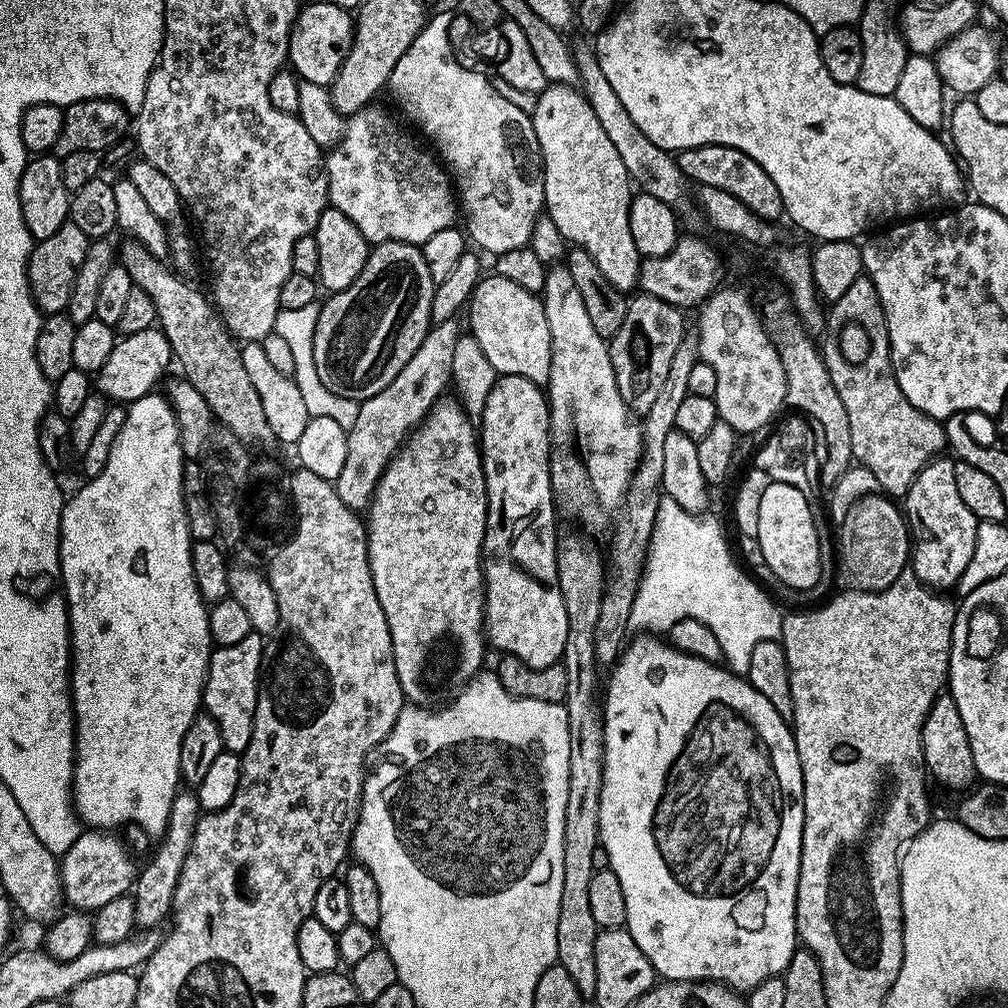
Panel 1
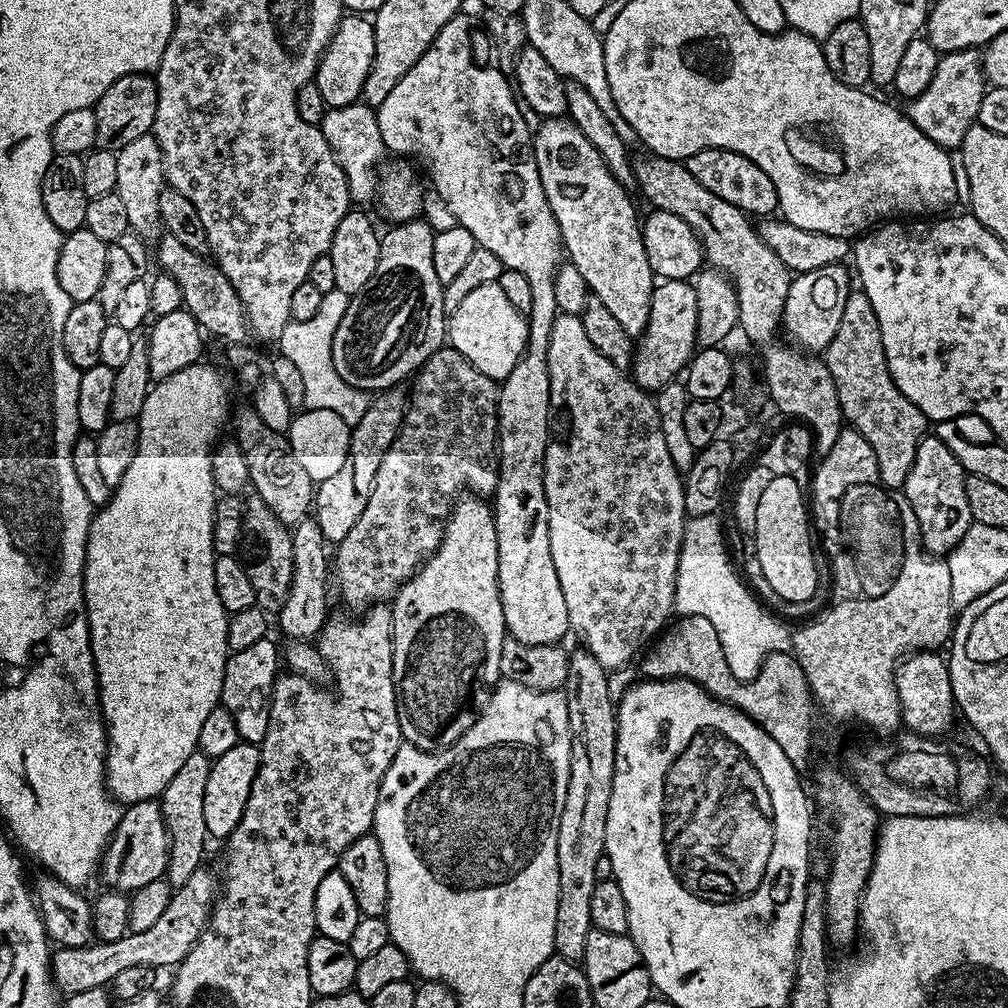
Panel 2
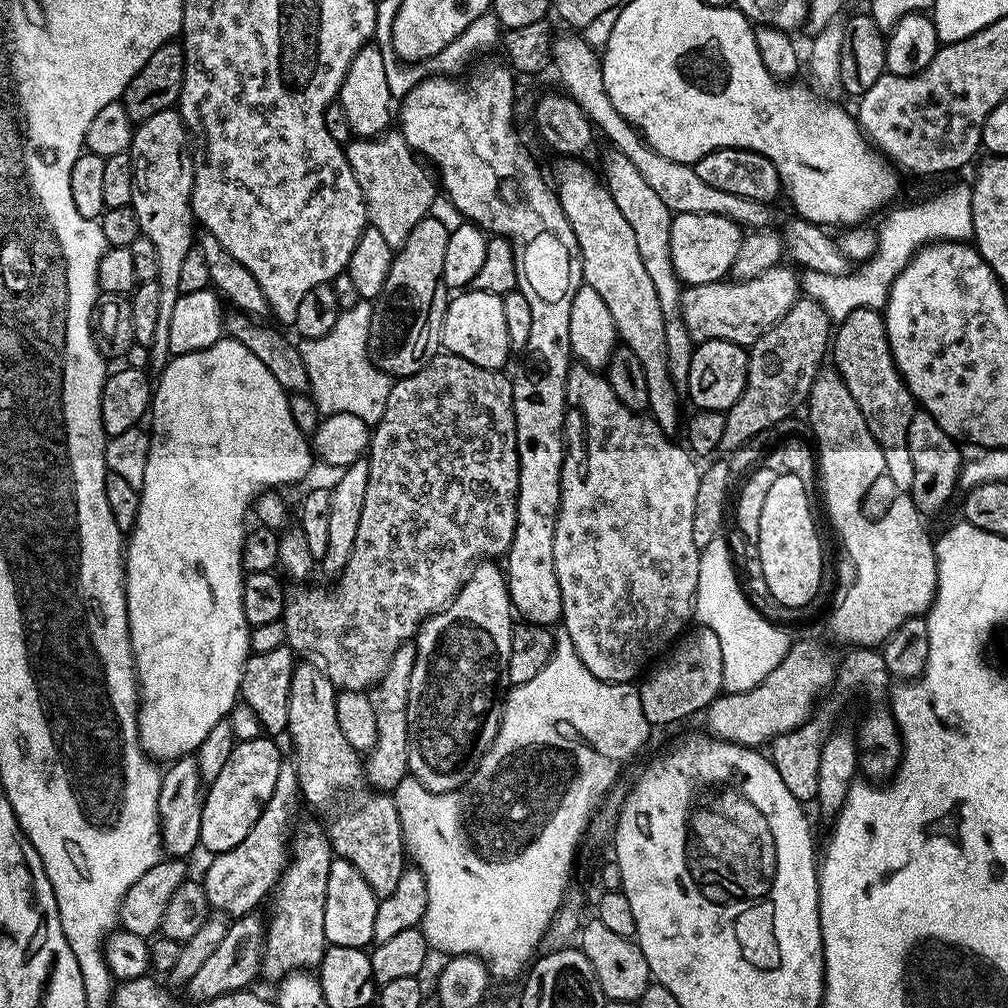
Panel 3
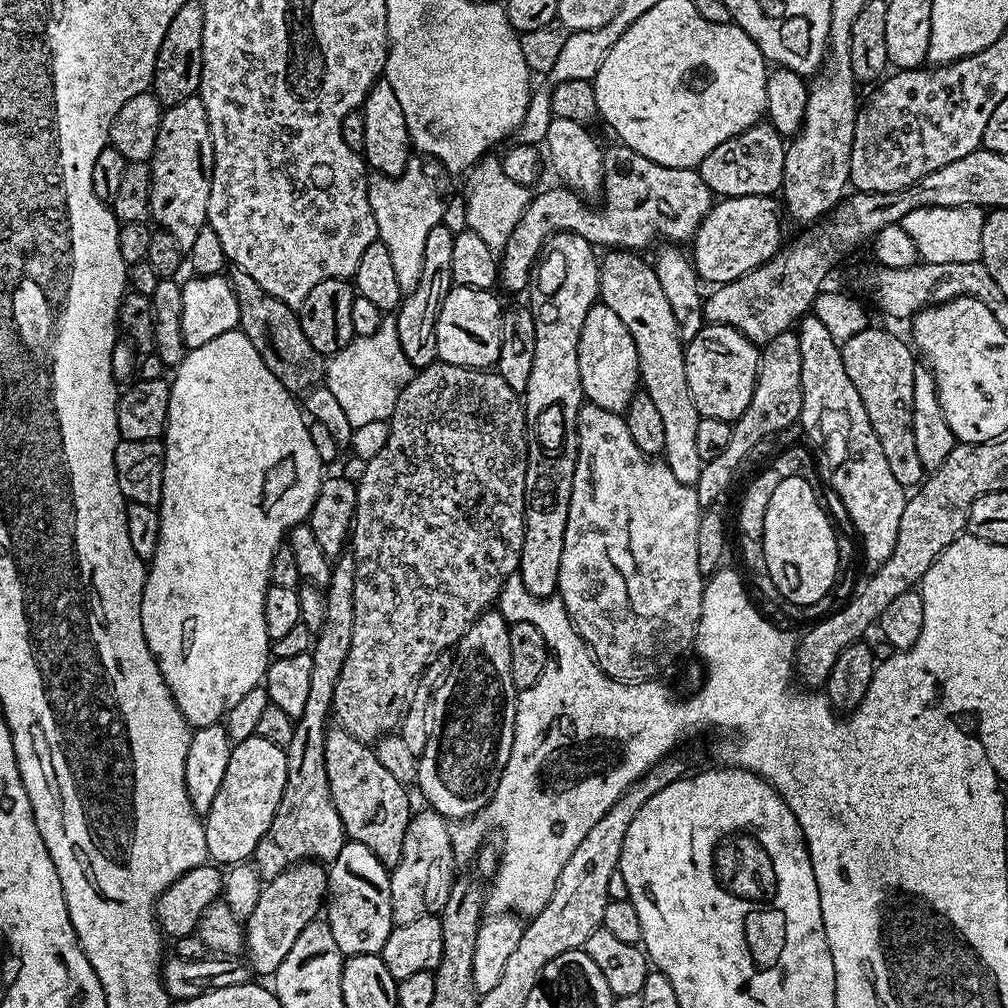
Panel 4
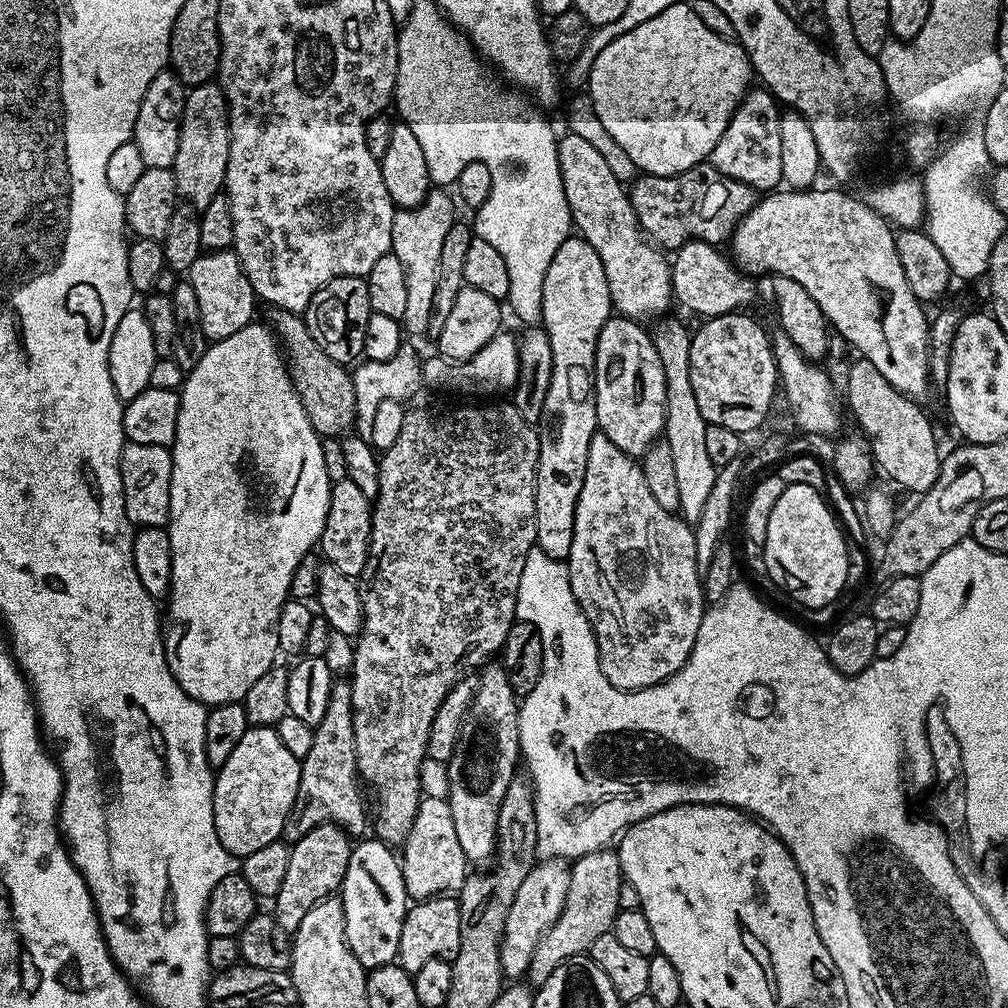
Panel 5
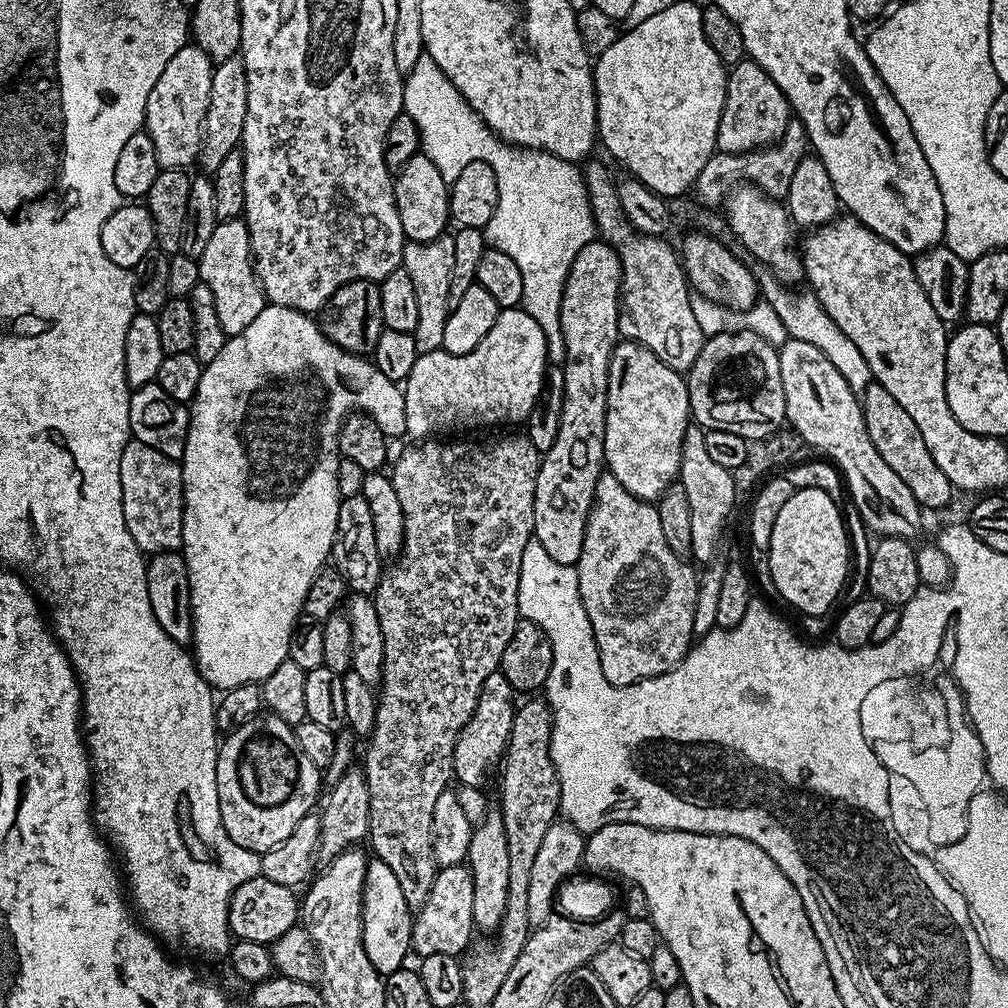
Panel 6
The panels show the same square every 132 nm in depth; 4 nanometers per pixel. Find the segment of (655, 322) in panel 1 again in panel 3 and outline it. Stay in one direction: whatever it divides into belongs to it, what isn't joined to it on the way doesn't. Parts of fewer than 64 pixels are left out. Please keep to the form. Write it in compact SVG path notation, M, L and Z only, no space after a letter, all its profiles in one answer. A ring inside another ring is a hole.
M784 267L771 268L766 270L766 274L758 274L758 278L749 280L735 282L715 280L709 284L687 285L680 294L680 313L686 322L686 330L694 334L704 332L702 334L704 340L734 340L741 346L751 346L754 342L758 342L758 338L762 338L762 334L766 334L766 330L770 330L770 326L778 323L794 307L797 300L801 299L801 277L797 269Z

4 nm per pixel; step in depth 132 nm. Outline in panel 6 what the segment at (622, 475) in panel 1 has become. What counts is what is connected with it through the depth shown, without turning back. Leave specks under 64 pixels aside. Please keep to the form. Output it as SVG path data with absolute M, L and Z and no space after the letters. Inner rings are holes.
M610 471L601 472L598 478L594 502L588 512L586 534L582 540L582 554L574 567L578 574L580 597L594 630L606 682L624 688L639 680L649 680L669 672L688 655L694 643L692 627L697 573L692 573L693 565L685 557L674 554L674 550L666 546L655 503L639 500L630 494L630 490L626 490L626 486L622 486L622 482L618 482Z

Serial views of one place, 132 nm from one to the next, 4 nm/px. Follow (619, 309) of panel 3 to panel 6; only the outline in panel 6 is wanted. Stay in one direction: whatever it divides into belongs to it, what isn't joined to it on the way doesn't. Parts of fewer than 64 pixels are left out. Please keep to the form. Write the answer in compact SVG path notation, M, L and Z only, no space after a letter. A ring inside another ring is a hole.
M689 426L682 442L682 462L678 482L686 490L690 501L690 518L692 519L692 555L697 565L703 566L721 551L720 539L724 536L724 527L728 524L728 515L736 504L736 476L722 470L709 458L706 451L705 429Z

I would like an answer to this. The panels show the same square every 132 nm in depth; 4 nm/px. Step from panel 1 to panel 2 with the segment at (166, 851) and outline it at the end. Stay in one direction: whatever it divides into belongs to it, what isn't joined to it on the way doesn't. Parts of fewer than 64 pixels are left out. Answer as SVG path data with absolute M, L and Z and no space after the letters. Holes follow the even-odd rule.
M199 750L192 752L158 797L170 842L166 879L173 889L180 888L182 882L186 882L186 878L190 878L190 874L205 863L204 847L210 843L206 830L206 781L210 778L212 762L213 757L206 753Z

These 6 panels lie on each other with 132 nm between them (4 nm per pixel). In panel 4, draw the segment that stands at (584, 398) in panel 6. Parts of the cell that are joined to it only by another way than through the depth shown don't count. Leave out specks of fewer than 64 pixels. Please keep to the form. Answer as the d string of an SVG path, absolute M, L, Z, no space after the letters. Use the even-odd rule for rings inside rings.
M572 232L572 240L564 240L560 248L547 245L534 280L540 283L540 296L530 301L536 319L538 350L534 352L534 371L530 382L522 393L524 418L528 422L530 443L528 445L528 469L526 470L526 490L524 491L524 541L518 574L526 582L526 590L535 596L550 596L557 591L558 570L562 566L562 542L566 538L566 518L570 510L570 490L574 486L574 470L578 458L578 430L576 419L581 404L585 403L580 381L580 335L586 322L586 314L600 295L600 266L593 245Z

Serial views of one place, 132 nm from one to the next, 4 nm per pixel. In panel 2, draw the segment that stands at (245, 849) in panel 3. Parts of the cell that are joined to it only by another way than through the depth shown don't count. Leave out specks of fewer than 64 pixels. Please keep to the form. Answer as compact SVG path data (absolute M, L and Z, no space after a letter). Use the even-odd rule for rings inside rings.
M201 866L194 870L194 874L190 874L190 878L186 878L186 882L182 882L180 888L173 891L170 906L166 906L162 918L158 918L150 930L129 932L114 942L89 942L84 948L57 947L50 956L53 985L61 993L71 994L111 985L112 980L130 966L146 966L157 970L179 966L208 925L217 895L218 876L216 880L214 873L207 872L207 867Z

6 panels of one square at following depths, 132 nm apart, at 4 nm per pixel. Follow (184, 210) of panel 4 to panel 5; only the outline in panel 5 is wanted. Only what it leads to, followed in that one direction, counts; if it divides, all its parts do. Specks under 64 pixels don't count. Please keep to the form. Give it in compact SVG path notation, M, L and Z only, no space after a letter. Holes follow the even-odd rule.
M216 82L189 87L184 97L184 117L180 123L178 154L174 154L171 166L177 197L197 210L210 206L212 199L221 195L229 154L228 103L224 91Z

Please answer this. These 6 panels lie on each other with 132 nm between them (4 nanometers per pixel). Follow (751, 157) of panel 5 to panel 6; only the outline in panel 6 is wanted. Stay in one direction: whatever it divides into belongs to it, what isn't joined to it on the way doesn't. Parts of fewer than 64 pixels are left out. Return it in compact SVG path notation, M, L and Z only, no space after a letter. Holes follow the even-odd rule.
M750 58L739 60L728 68L726 82L726 102L722 106L722 118L718 122L716 151L726 154L754 152L758 148L767 148L784 137L784 131L790 119L788 99L782 94L778 82L762 70Z

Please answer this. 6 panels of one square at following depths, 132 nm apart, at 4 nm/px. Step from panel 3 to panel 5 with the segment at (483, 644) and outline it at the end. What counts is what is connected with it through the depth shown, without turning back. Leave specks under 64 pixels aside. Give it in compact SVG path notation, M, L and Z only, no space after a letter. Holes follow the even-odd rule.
M496 662L483 665L480 674L480 681L476 684L476 697L473 698L468 713L460 720L460 731L456 738L456 745L447 762L450 790L446 799L450 806L450 814L454 814L454 834L458 834L458 843L462 846L462 854L472 866L484 863L487 865L496 855L498 810L510 782L517 775L516 764L518 768L518 761L521 759L518 697L512 691L508 675L505 674L503 667Z

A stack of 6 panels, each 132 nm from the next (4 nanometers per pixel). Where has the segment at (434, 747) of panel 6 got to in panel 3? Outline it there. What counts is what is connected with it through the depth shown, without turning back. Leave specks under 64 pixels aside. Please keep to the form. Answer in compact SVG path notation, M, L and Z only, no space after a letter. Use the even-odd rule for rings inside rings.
M438 354L428 365L422 370L418 370L413 376L401 376L395 381L390 390L390 398L386 398L386 411L382 413L382 418L371 429L371 444L368 445L366 451L366 459L368 462L368 481L366 482L366 502L362 502L362 518L358 518L358 535L354 537L354 550L350 550L350 562L346 562L344 573L335 581L336 592L332 592L329 596L319 596L316 592L307 592L304 586L296 592L296 597L285 599L284 629L286 630L286 644L291 648L293 653L299 654L301 657L311 657L319 668L324 672L326 678L330 678L330 682L336 689L345 692L362 692L367 693L369 690L376 687L376 683L388 673L388 667L392 661L392 656L399 648L405 647L420 631L421 624L433 616L435 612L441 612L449 602L452 601L460 592L460 587L468 581L468 573L470 569L481 562L492 562L497 558L507 557L508 547L512 545L514 538L514 530L516 529L516 499L518 498L518 446L516 445L516 419L514 418L514 398L512 397L512 382L511 379L503 371L494 368L483 368L474 362L470 362L461 356L451 354Z

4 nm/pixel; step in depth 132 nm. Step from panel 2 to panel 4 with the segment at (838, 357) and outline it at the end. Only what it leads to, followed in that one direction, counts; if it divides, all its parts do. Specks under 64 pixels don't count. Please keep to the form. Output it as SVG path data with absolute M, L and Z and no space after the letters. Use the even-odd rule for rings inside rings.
M869 326L854 334L854 338L843 341L840 353L842 363L846 366L846 375L850 377L850 382L854 382L854 390L858 390L862 406L866 406L870 426L874 426L874 434L878 434L878 442L882 442L882 454L886 454L890 474L894 474L894 479L905 490L915 490L924 483L926 473L918 458L918 450L914 447L912 425L914 370L918 360L913 349L905 344L894 333Z

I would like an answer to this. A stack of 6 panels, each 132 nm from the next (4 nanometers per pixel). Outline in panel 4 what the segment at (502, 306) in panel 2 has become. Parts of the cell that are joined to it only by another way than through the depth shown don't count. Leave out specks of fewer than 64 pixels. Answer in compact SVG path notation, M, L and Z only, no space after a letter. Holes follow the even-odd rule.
M453 286L440 303L436 319L436 355L439 363L466 366L467 368L491 369L500 349L500 317L502 304L483 288Z

